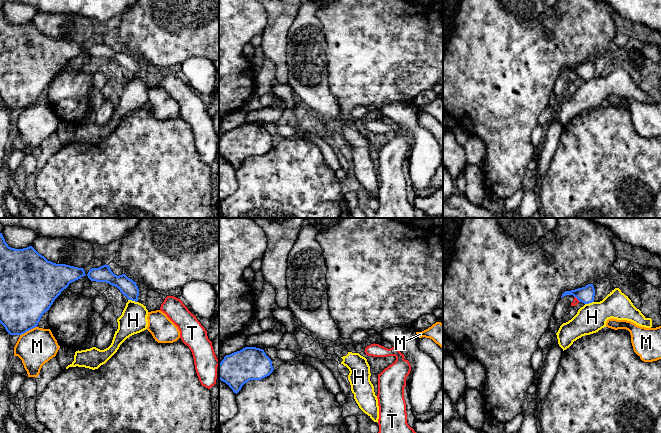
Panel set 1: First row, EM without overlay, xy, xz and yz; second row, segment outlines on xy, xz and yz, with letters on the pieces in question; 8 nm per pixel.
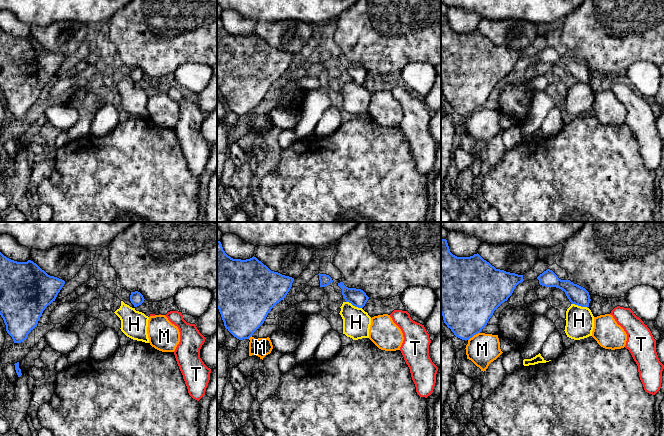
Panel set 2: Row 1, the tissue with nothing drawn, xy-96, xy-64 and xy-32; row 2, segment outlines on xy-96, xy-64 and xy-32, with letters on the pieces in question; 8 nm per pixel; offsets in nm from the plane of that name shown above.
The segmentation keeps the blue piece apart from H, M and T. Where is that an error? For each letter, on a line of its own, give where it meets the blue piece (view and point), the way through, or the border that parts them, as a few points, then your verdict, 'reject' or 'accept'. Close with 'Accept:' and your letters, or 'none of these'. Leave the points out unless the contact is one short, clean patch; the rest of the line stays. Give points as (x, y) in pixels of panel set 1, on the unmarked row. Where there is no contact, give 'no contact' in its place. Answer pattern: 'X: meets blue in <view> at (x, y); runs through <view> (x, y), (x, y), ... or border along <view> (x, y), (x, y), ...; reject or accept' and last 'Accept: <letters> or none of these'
H: meets blue in xy at (132, 76); border along xy (128, 75), (136, 78); reject
M: meets blue in xy at (28, 106); border along xy (36, 102), (20, 111); reject
T: meets blue in yz at (577, 74); border along yz (574, 72), (579, 77); reject
Accept: none of these

